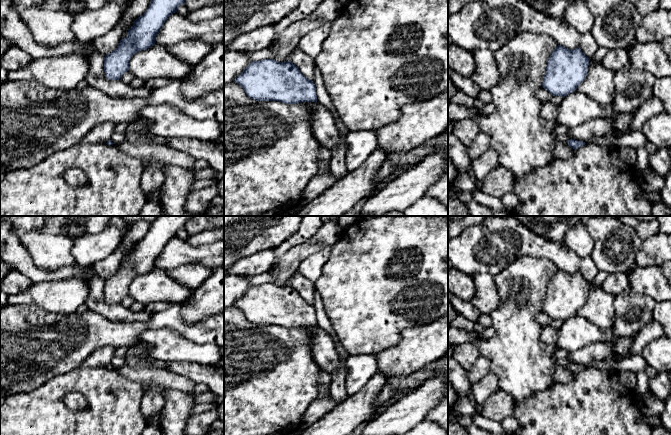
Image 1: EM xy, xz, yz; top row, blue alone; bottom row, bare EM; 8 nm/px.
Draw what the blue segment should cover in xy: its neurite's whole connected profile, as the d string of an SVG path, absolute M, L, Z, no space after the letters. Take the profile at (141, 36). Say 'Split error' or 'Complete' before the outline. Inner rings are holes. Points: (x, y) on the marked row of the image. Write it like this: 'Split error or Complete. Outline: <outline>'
Complete. Outline: M151 0L148 9L138 17L128 30L127 37L120 40L117 48L104 57L104 72L109 80L120 80L129 70L129 60L142 50L155 45L161 27L186 0Z

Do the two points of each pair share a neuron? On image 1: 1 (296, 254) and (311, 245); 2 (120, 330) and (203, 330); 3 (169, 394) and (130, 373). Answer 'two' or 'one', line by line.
1: one
2: one
3: two

